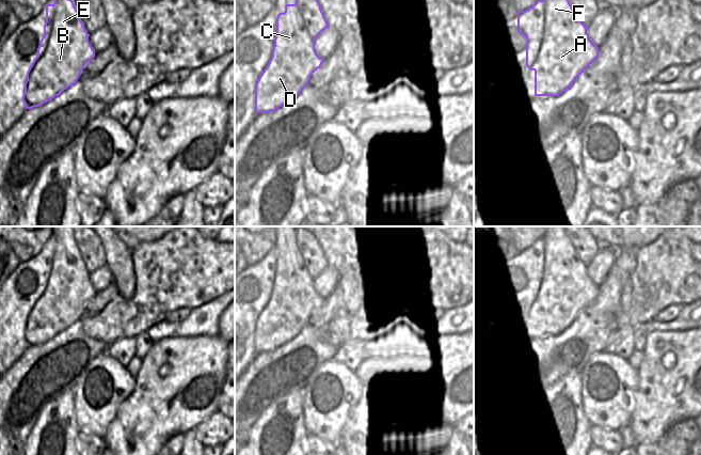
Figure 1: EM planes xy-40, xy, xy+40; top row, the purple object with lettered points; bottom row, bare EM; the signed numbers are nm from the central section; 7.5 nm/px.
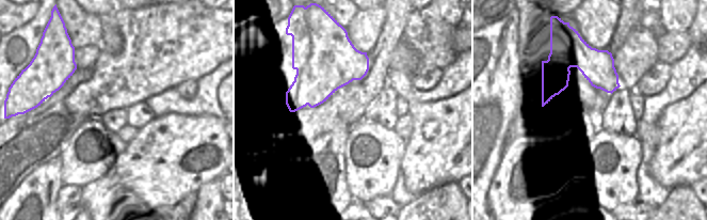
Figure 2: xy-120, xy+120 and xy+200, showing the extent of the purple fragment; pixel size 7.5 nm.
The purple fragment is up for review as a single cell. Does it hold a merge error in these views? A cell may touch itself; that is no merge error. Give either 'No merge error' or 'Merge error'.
No merge error.

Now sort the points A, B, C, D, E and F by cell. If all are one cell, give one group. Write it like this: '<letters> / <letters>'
A B C D E F

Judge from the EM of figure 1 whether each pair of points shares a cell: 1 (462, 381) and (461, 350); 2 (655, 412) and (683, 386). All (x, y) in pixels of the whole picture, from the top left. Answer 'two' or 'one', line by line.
1: one
2: one

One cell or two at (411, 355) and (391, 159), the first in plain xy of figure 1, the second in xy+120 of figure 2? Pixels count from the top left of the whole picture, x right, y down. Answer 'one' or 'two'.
two

